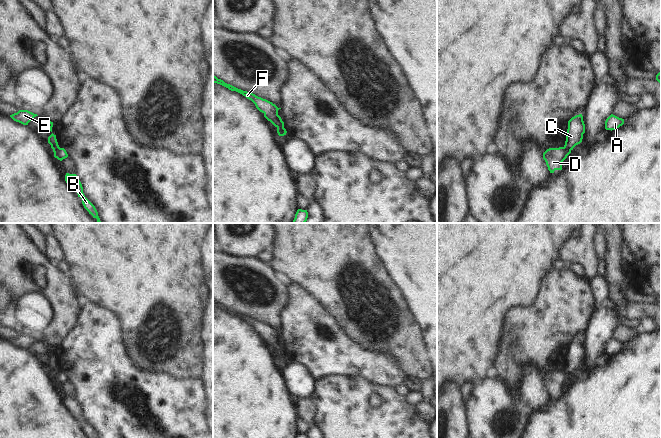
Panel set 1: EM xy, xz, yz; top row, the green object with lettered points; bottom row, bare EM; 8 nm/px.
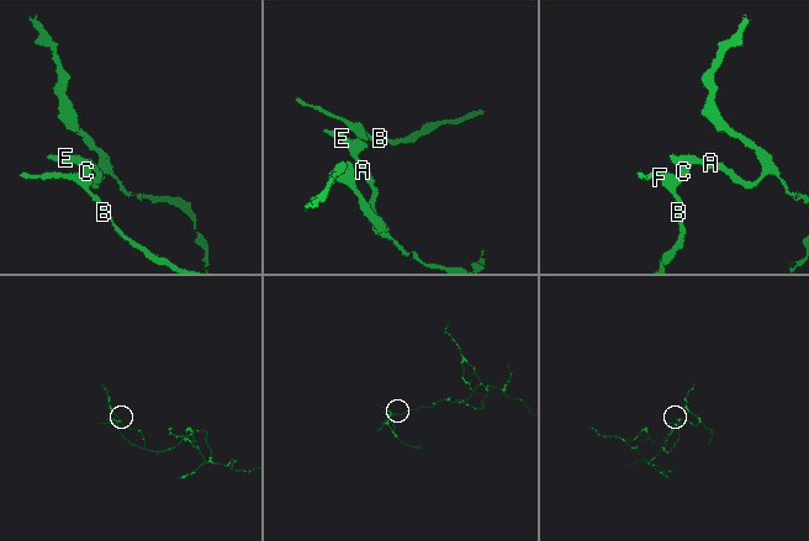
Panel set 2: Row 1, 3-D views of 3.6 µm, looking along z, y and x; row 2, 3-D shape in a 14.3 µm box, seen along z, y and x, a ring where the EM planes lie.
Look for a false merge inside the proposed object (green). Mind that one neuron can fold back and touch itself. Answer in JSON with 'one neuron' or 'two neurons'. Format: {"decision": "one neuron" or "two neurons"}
{"decision": "two neurons"}

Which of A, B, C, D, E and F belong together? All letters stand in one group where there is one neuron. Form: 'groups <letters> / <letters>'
groups A C E / B D F

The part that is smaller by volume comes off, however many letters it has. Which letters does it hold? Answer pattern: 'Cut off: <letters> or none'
Cut off: A, C, E

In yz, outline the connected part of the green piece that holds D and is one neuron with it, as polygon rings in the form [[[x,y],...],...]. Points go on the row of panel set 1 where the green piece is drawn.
[[[565,147],[547,149],[543,153],[543,159],[545,160],[550,173],[554,173],[555,170],[562,170],[562,162],[570,153],[571,151]]]

